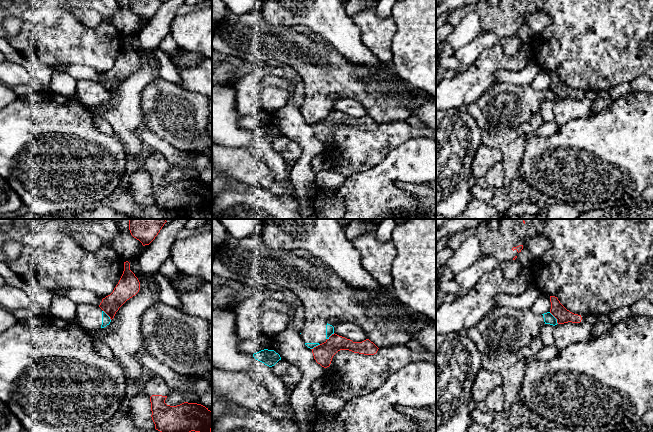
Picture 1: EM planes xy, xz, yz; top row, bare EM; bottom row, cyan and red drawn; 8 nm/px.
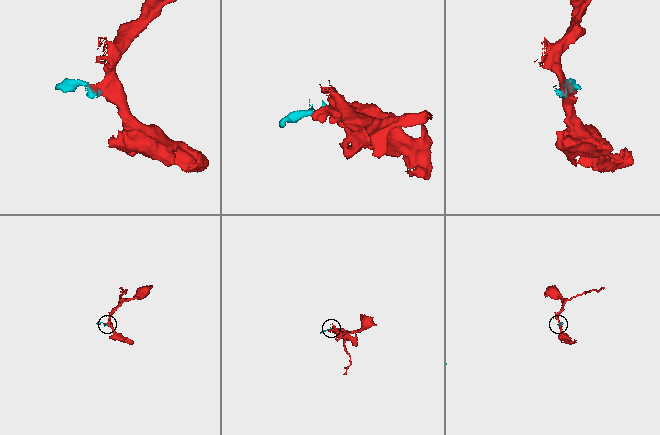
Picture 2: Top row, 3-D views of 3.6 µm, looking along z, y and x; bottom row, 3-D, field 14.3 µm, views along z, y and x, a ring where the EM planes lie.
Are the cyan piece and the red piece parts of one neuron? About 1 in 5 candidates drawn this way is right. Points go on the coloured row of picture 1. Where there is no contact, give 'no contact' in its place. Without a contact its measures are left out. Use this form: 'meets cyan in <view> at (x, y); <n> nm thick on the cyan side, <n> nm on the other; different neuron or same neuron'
meets cyan in yz at (555, 318); 80 nm thick on the cyan side, 120 nm on the other; different neuron

